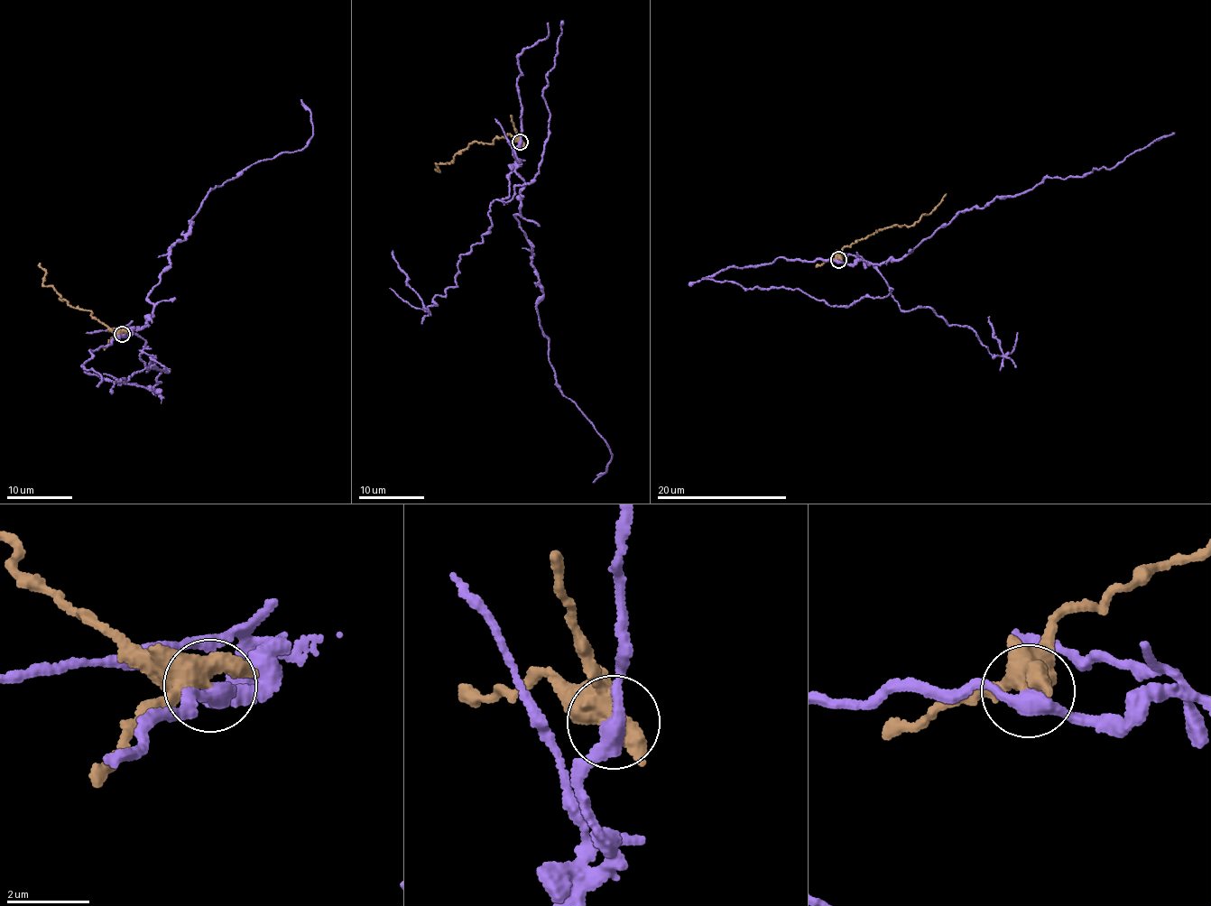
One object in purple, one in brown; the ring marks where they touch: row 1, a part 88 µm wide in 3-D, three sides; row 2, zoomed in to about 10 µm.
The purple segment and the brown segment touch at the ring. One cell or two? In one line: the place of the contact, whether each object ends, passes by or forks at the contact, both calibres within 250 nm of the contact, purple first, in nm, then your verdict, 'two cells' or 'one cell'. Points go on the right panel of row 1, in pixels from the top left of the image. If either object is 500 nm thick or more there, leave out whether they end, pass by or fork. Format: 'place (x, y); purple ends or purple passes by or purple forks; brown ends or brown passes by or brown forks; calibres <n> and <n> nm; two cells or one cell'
place (838, 259); purple passes by; brown forks; calibres 360 and 400 nm; two cells

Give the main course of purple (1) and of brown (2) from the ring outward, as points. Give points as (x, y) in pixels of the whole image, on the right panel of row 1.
1: (838, 260), (899, 262), (966, 209), (1015, 197), (1047, 178), (1115, 167), (1174, 133)
2: (838, 260), (842, 258), (844, 248), (867, 235), (896, 225), (909, 226), (929, 213), (946, 193)

